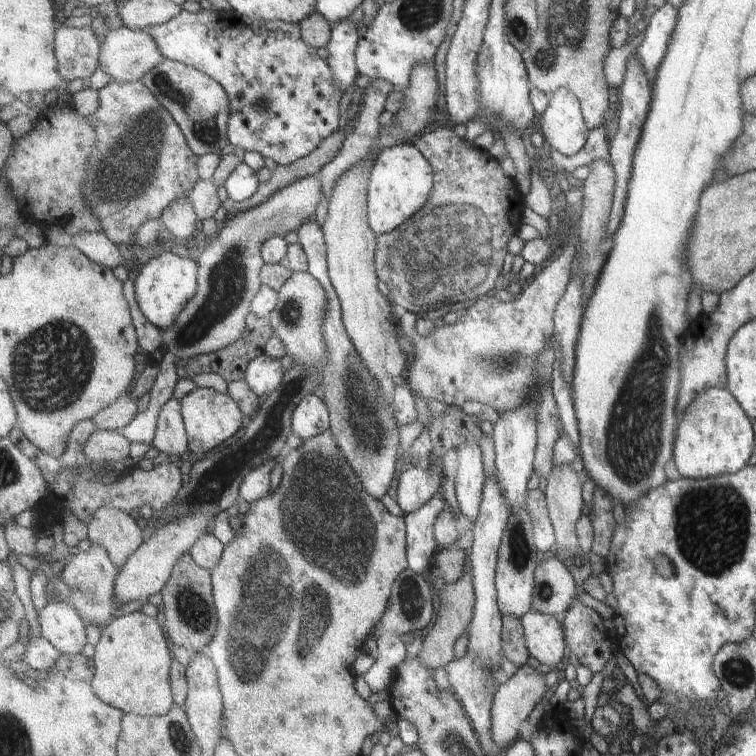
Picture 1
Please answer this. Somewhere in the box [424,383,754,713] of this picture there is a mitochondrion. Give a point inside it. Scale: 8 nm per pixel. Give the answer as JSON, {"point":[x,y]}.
{"point":[711,522]}

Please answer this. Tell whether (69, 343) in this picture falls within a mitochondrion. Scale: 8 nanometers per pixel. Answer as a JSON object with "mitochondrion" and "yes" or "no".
{"mitochondrion":"yes"}

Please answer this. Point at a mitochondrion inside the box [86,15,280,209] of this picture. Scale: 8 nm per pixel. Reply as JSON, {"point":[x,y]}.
{"point":[204,130]}

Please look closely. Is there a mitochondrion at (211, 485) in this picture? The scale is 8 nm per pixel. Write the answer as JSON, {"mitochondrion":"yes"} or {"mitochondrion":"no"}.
{"mitochondrion":"yes"}

